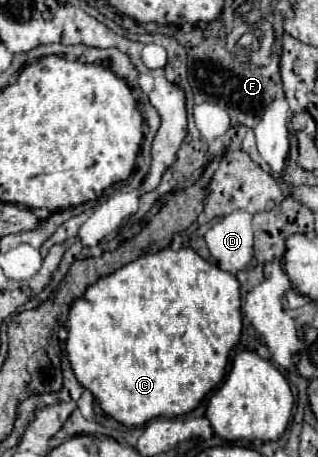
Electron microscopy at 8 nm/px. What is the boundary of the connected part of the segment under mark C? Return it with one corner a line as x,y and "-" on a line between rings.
167,247
167,249
161,249
157,253
143,255
137,261
127,263
125,267
117,269
115,273
111,273
107,277
101,277
97,283
89,285
85,295
81,299
77,299
71,305
71,311
69,311
67,355
69,355
71,367
75,369
77,381
95,395
95,399
99,401
101,409
107,415
111,415
115,421
119,421
119,423
123,423
127,427
141,427
141,425
145,425
147,421
151,421
155,417
179,417
179,415
191,413
205,399
205,395
209,395
221,383
221,379
225,377
227,359
229,359
231,349
235,349
235,345
241,341
241,329
243,329
243,319
241,319
241,285
239,285
237,277
217,269
215,265
209,265
191,247
187,247
187,249
183,247
179,251
173,251
173,249

